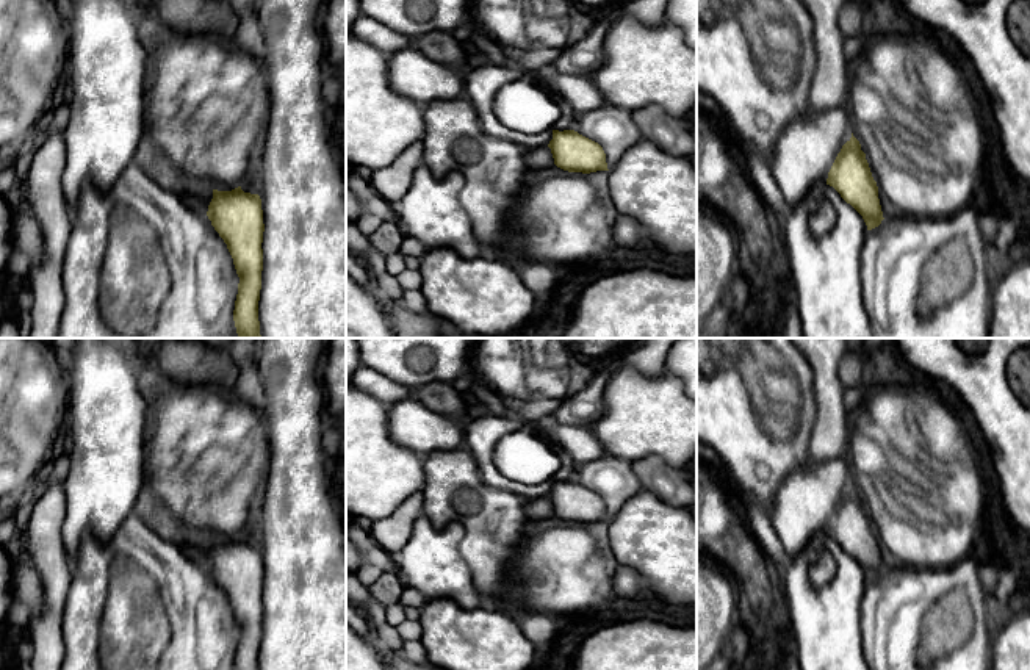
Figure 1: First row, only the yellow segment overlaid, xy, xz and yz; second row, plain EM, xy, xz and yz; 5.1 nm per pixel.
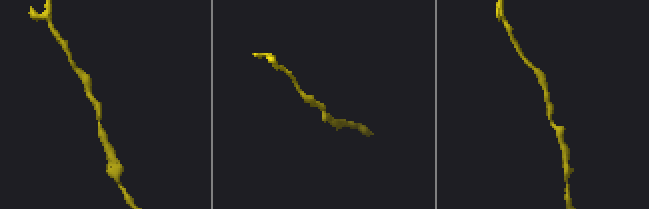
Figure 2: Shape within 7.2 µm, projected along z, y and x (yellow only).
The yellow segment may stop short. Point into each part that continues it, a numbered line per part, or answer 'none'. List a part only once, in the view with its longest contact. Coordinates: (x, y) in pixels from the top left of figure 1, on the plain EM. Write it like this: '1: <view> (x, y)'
none

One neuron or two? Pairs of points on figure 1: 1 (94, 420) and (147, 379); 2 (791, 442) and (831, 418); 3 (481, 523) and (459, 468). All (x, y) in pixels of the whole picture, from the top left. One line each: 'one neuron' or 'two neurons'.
1: two neurons
2: two neurons
3: one neuron

